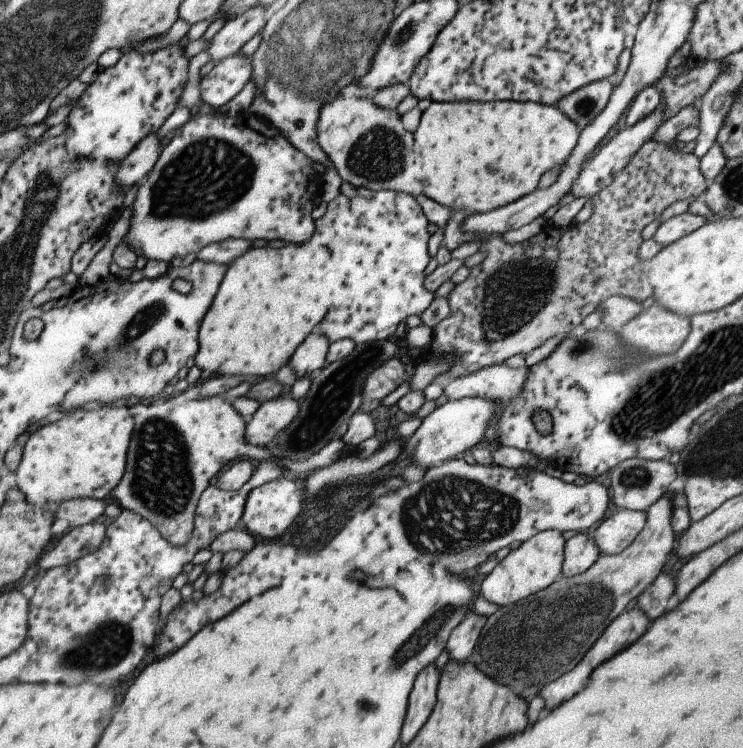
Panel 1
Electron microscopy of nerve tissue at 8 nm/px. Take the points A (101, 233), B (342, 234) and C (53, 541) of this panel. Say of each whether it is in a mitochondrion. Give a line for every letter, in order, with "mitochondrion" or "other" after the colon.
A: other
B: other
C: other

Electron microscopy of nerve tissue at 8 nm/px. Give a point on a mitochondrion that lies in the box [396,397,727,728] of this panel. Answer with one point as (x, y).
(556, 625)

